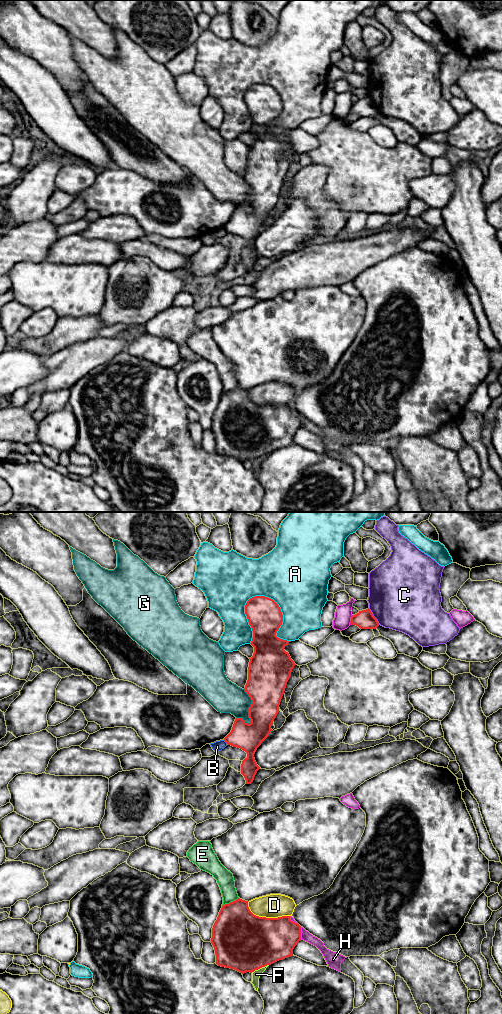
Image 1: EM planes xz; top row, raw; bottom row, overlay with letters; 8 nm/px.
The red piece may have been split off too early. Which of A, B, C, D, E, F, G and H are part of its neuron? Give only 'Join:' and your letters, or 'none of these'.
Join: none of these

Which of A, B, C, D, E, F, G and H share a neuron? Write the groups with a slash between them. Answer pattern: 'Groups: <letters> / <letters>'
Groups: A / B / C / D / E / F / G / H

